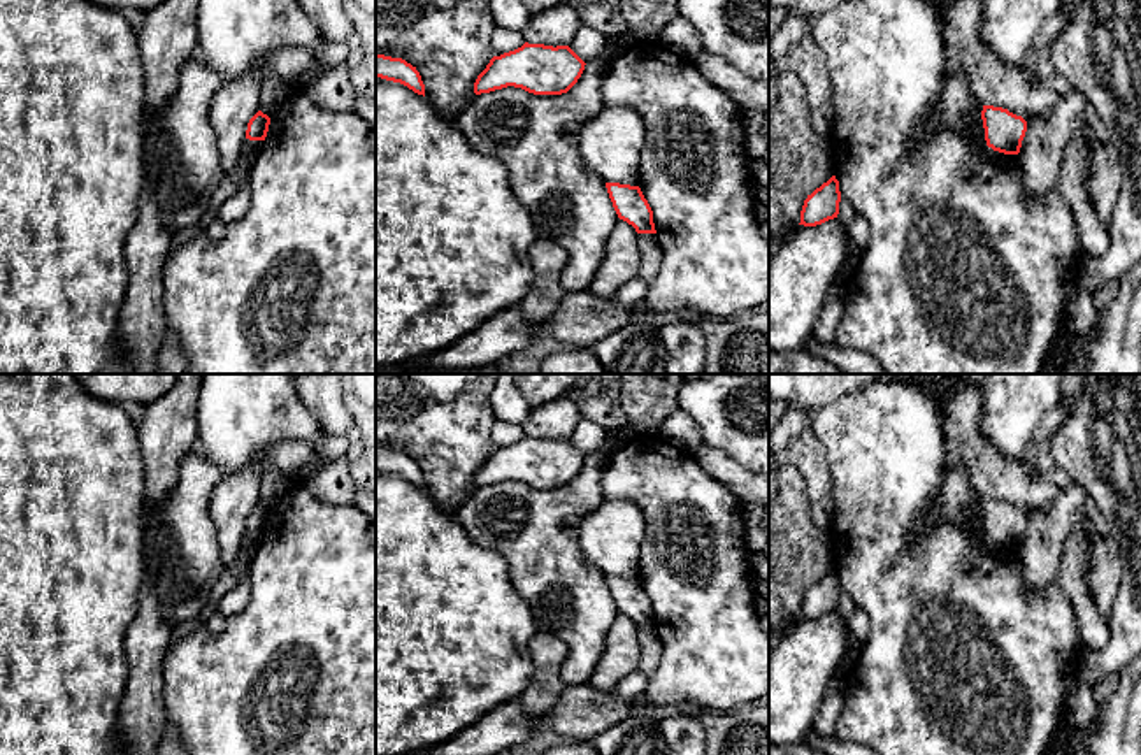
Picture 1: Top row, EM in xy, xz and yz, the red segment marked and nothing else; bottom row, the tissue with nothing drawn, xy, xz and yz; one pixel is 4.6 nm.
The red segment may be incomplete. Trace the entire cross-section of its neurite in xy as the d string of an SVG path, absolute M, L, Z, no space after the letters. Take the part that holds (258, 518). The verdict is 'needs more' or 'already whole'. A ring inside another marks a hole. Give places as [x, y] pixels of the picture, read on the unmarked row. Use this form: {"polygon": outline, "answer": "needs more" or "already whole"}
{"polygon": "M258 504L248 516L246 532L265 534L269 525L270 511Z", "answer": "already whole"}

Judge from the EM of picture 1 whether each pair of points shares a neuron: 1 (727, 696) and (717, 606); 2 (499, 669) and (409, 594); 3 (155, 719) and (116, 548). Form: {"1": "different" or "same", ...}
{"1": "same", "2": "same", "3": "different"}

